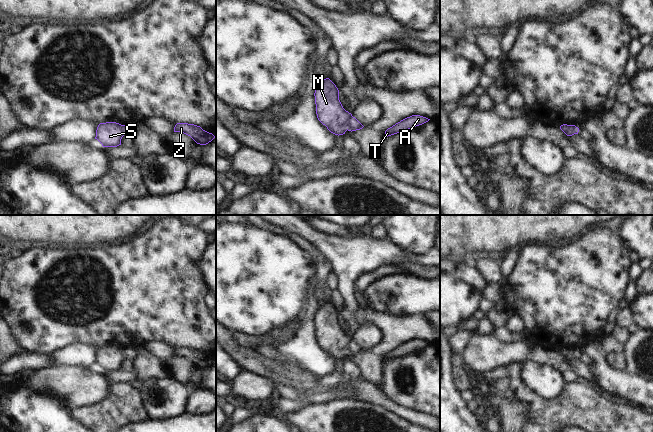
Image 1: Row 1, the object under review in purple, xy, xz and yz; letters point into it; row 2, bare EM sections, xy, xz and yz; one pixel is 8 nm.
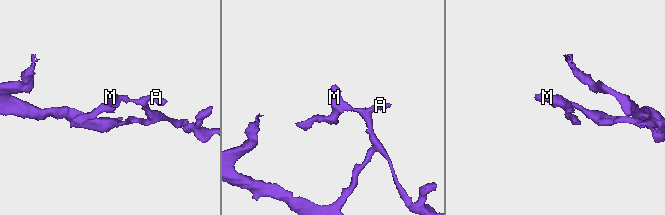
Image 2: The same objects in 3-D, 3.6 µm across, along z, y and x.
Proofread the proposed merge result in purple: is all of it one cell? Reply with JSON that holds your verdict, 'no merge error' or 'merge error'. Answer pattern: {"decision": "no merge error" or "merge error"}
{"decision": "no merge error"}

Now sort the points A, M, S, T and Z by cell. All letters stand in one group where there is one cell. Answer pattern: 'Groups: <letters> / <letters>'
Groups: A M S T Z

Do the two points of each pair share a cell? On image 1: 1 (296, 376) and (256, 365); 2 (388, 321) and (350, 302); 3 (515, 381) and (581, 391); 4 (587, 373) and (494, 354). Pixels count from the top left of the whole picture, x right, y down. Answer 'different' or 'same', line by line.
1: same
2: different
3: same
4: same

